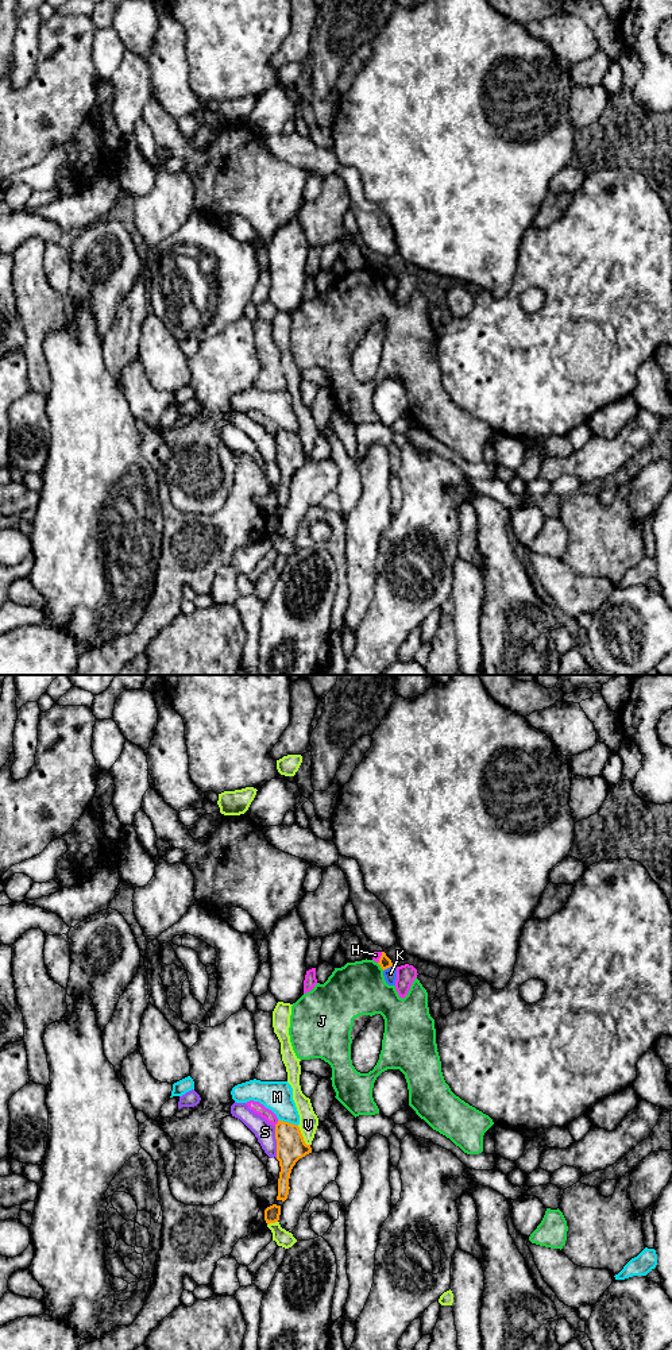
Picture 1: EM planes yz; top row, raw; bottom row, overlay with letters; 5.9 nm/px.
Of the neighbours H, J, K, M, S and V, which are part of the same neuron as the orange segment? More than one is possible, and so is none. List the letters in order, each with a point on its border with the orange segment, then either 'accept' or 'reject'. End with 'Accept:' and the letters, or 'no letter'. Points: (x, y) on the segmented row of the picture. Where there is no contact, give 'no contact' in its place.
H: yz (277, 1123) | reject
J: yz (381, 967) | reject
K: yz (387, 967) | reject
M: yz (288, 1122) | reject
S: yz (277, 1142) | reject
V: yz (302, 1137) | reject
Accept: no letter

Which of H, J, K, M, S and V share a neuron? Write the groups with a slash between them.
H / J / K S / M / V

